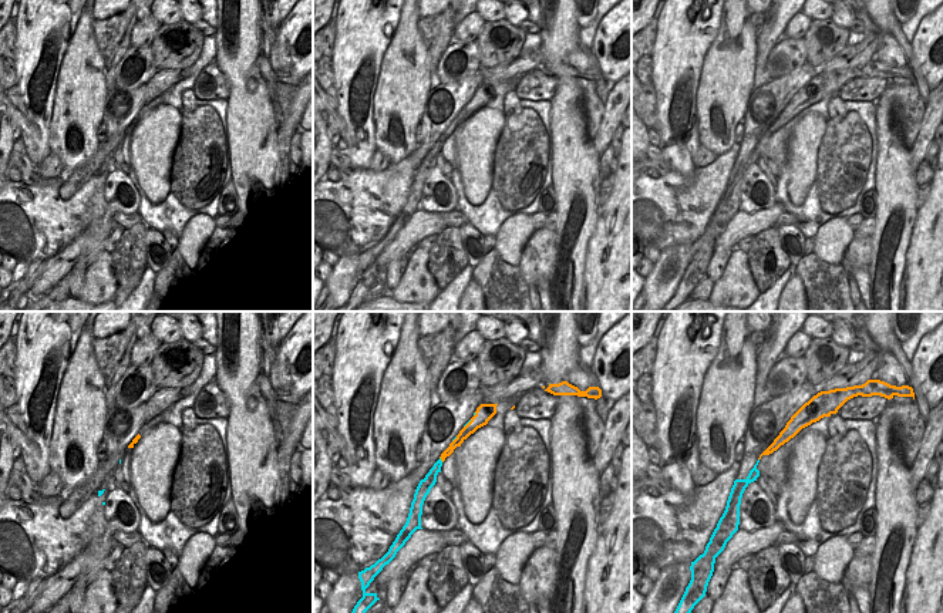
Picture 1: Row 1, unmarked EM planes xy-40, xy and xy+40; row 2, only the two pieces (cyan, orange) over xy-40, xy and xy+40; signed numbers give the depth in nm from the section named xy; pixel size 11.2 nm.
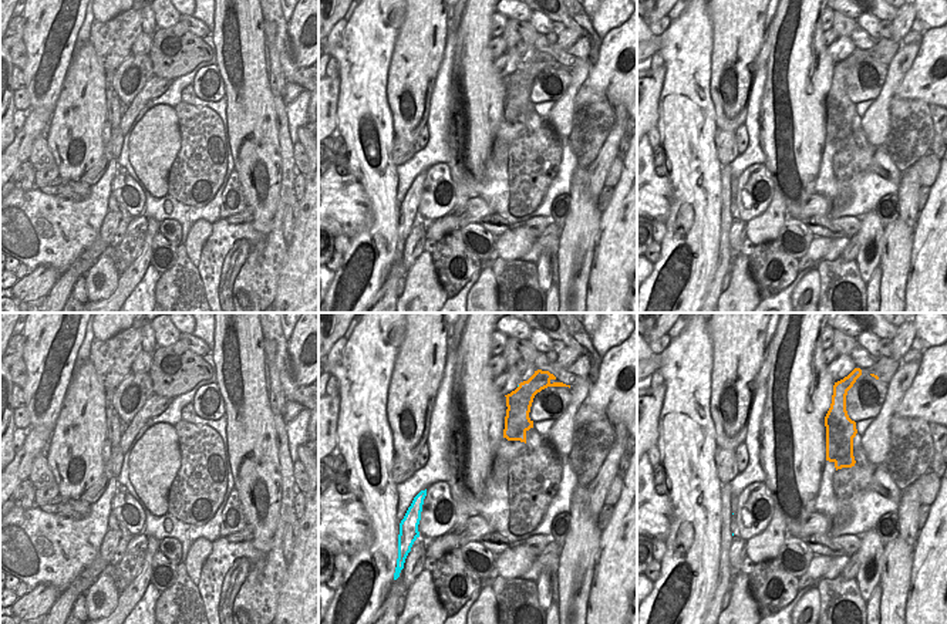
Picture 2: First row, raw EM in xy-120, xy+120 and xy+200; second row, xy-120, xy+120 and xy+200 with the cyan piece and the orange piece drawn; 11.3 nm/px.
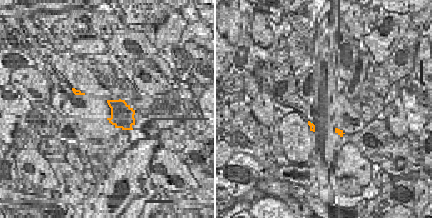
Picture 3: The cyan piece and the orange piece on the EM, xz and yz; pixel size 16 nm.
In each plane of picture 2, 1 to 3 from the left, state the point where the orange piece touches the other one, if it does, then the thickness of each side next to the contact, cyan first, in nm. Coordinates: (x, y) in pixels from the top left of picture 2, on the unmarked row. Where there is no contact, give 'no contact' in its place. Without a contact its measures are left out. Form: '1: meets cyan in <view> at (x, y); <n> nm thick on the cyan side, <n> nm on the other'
1: no contact
2: no contact
3: no contact

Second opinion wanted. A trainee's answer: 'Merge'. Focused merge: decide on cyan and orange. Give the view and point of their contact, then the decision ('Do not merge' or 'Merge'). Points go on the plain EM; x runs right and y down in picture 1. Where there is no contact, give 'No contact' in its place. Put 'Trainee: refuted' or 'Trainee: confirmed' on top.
Trainee: refuted
Touches cyan at xy (440, 141). Do not merge

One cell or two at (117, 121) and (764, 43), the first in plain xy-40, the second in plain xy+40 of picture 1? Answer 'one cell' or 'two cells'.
two cells

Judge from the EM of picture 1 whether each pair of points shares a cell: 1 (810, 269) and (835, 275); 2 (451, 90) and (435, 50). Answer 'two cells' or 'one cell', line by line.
1: one cell
2: two cells

